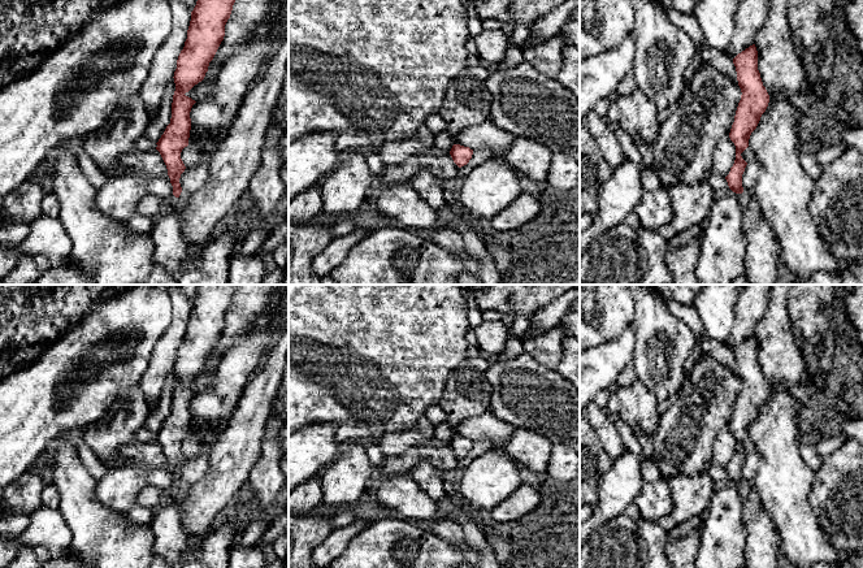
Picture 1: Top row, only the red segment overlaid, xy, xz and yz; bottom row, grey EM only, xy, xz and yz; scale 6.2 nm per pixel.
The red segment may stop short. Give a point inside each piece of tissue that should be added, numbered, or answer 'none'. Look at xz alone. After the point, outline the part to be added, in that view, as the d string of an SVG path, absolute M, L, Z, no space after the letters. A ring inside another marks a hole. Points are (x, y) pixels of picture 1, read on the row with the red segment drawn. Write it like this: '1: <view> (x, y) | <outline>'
none

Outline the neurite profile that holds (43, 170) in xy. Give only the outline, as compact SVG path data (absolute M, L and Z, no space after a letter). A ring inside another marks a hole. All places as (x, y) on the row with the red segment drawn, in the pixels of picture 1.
M51 159L40 164L36 170L30 175L29 181L42 185L45 178L51 177Z

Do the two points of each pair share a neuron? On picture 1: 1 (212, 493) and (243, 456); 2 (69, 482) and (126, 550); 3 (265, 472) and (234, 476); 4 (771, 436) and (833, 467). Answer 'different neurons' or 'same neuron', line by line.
1: same neuron
2: same neuron
3: different neurons
4: different neurons

